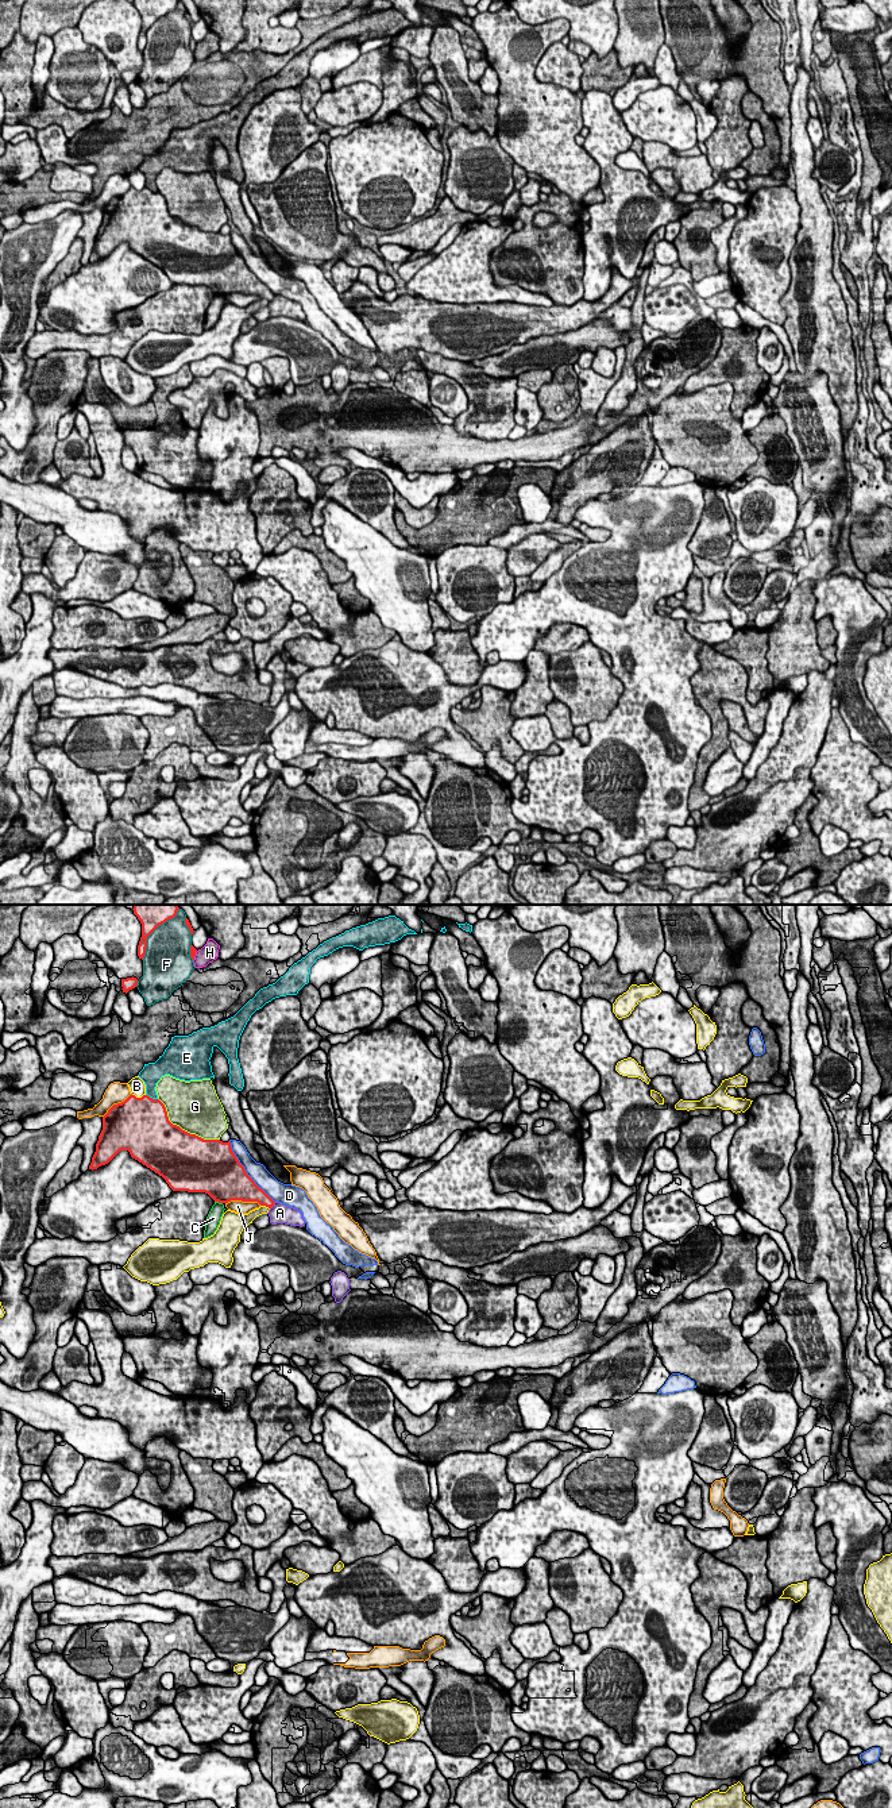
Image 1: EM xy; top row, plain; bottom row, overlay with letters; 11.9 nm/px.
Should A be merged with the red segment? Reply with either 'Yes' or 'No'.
No

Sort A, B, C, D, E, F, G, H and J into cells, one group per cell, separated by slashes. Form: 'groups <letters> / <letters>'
groups A / B / C / D / E / F / G / H / J

